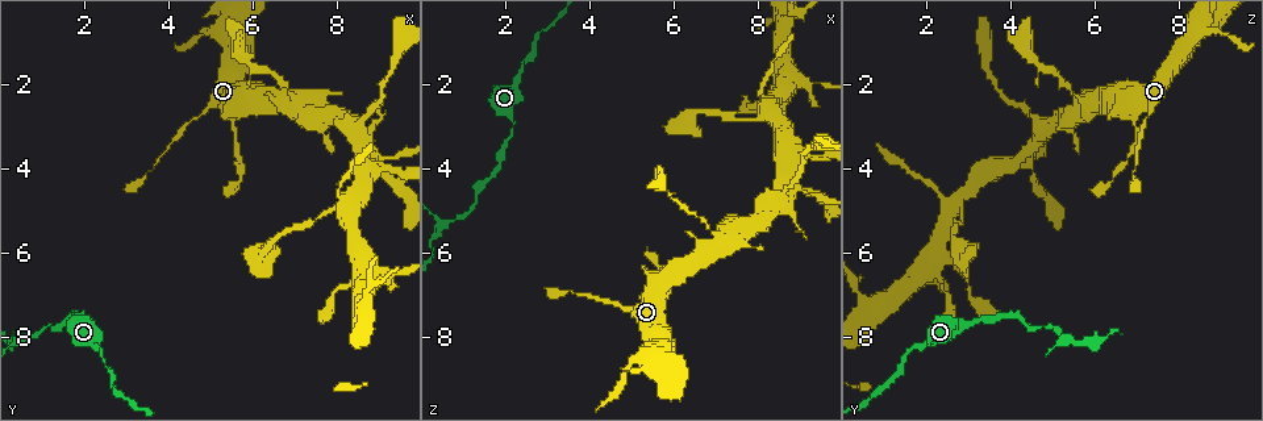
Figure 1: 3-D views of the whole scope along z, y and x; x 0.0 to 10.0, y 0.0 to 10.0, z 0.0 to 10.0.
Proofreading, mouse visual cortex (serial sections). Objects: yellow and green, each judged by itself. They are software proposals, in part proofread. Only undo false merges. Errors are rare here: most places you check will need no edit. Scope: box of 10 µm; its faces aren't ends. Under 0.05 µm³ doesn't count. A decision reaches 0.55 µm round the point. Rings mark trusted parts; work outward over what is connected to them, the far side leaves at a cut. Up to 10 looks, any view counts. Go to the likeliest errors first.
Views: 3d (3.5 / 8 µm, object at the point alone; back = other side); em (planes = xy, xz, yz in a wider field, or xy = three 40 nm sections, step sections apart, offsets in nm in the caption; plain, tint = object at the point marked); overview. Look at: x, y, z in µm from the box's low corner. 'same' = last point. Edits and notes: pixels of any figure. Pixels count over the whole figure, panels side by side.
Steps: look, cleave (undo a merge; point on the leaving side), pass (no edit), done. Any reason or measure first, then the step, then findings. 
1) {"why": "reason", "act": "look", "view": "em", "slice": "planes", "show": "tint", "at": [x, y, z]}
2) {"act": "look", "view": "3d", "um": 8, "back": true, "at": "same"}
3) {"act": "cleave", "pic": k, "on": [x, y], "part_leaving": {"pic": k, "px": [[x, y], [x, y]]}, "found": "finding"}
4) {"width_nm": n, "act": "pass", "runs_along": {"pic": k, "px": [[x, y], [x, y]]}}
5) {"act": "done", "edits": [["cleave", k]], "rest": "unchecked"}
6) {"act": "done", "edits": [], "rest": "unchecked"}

{"why": "calibre changes", "act": "look", "view": "em", "slice": "xy", "step": 3, "show": "tint", "at": [5.95, 1.45, 4.65]}

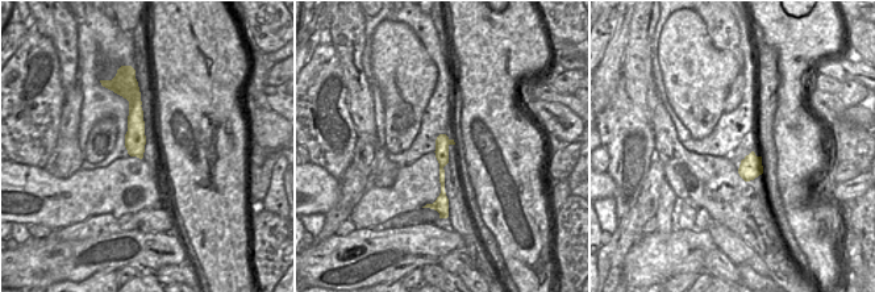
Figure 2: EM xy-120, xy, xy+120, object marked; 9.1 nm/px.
{"why": "see where the arms go", "act": "look", "view": "3d", "um": 3.5, "at": "same"}

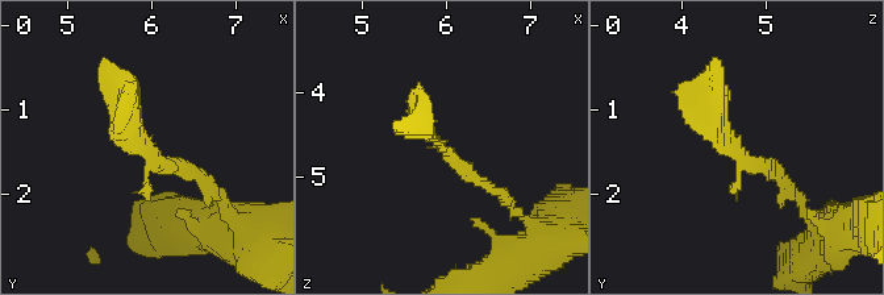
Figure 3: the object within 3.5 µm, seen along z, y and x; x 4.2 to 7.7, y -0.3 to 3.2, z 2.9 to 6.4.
{"act": "pass", "runs_along": {"pic": 2, "px": [[442, 137], [442, 199], [437, 204]]}, "found": "one cell here"}

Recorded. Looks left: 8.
{"why": "branch point", "act": "look", "view": "3d", "um": 3.5, "at": [8.65, 3.55, 4.40]}

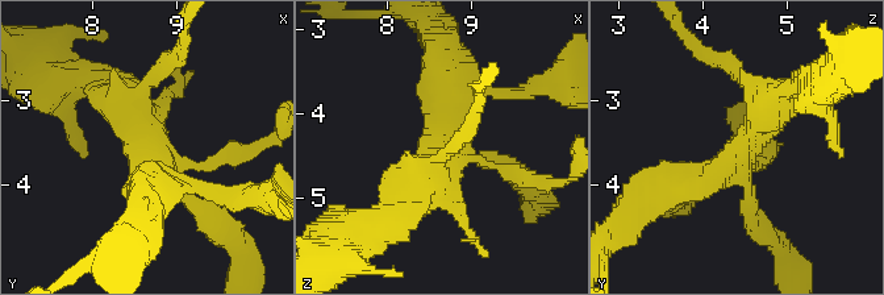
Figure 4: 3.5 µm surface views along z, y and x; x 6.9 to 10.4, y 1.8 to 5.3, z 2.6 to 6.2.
{"arms": 4, "arm_widths_nm": [150, 200, 450, 450], "why": "need the tissue", "act": "look", "view": "em", "slice": "xy", "step": 5, "show": "tint", "at": [8.65, 3.65, 4.40]}

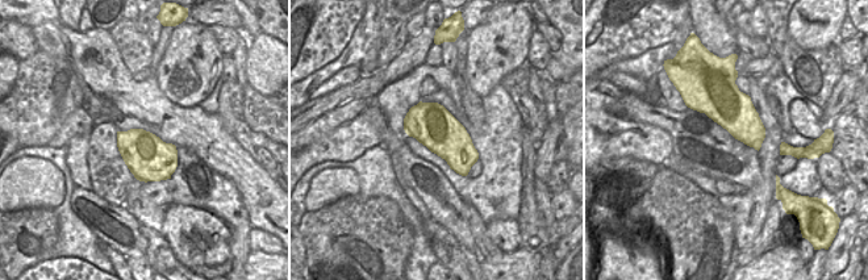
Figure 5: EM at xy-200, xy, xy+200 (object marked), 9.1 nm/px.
{"act": "pass", "runs_along": {"pic": 4, "px": [[792, 88], [711, 178], [661, 190]]}, "found": "one cell here"}

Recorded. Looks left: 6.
{"why": "thin arm on a thick one", "act": "look", "view": "3d", "um": 3.5, "at": [8.30, 4.90, 2.65]}

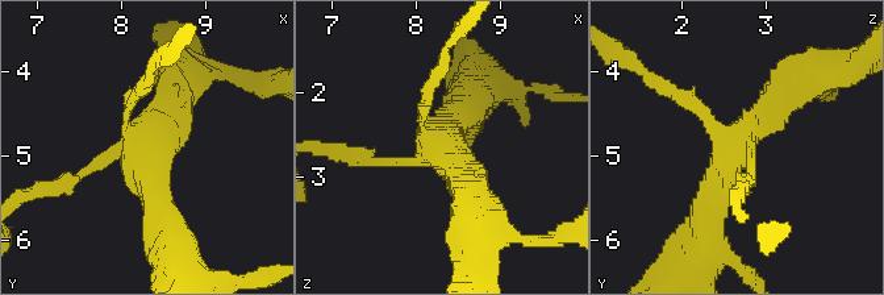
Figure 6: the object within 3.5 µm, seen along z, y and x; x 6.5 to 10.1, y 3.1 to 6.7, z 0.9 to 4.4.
{"arms": 4, "arm_widths_nm": [150, 150, 350, 400], "act": "look", "view": "em", "slice": "xy", "step": 3, "show": "tint", "at": [8.30, 4.90, 2.65]}

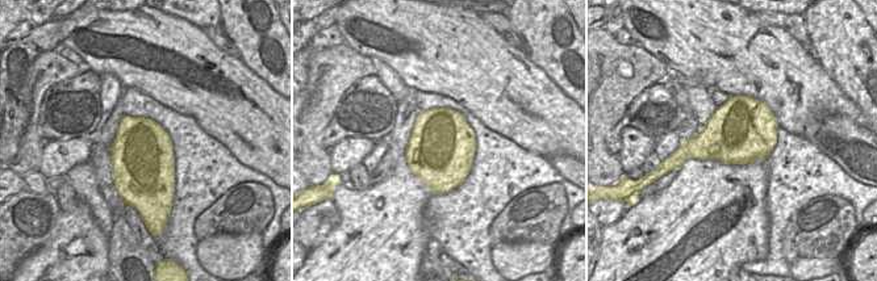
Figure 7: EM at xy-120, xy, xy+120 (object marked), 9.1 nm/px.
{"act": "look", "view": "em", "slice": "xy", "step": 5, "show": "tint", "at": "same"}

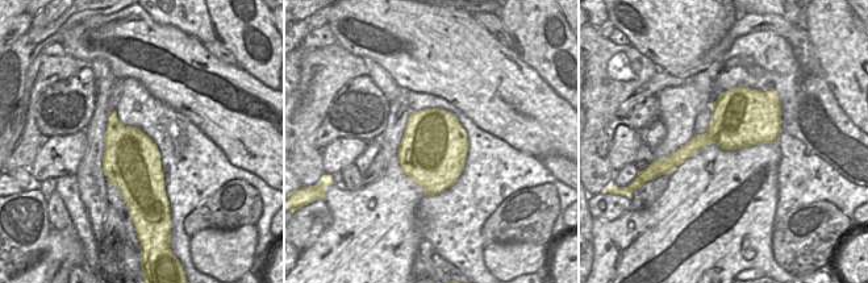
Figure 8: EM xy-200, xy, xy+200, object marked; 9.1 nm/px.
{"act": "pass", "runs_along": {"pic": 6, "px": [[795, 84], [726, 161], [707, 225]]}, "found": "all the same cell"}

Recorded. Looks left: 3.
{"why": "thick turns thin", "act": "look", "view": "em", "slice": "xy", "step": 2, "show": "tint", "at": [5.55, 3.05, 6.95]}

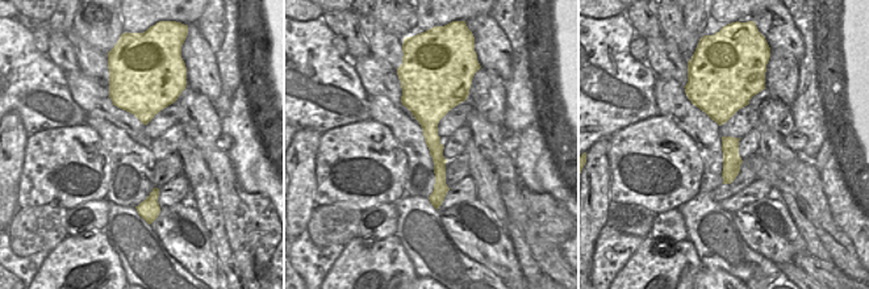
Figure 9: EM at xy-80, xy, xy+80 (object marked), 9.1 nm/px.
{"act": "look", "view": "3d", "um": 3.5, "at": "same"}

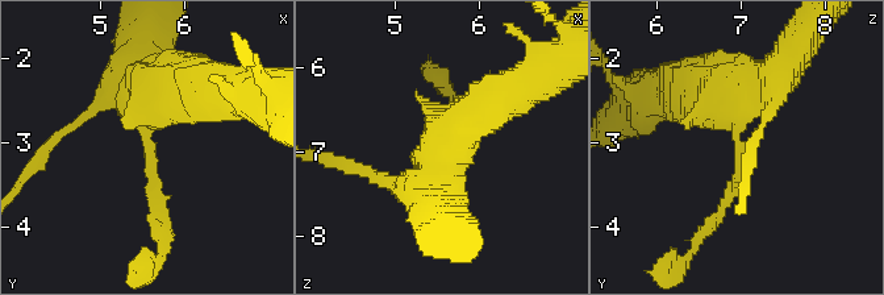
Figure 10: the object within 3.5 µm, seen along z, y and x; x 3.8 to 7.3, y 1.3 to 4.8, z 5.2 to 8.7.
{"width_nm": 190, "act": "pass", "runs_along": {"pic": 10, "px": [[755, 78], [736, 86], [738, 175], [705, 232]]}, "found": "continuous, no second cell"}

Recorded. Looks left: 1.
{"act": "done", "edits": [], "rest": "unchecked"}

